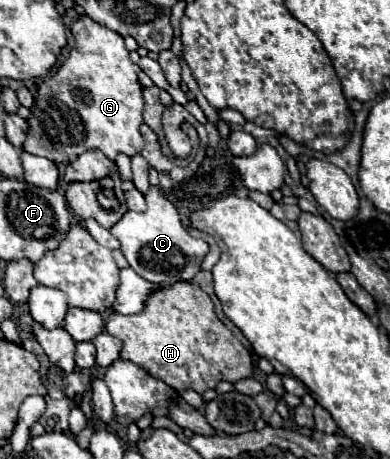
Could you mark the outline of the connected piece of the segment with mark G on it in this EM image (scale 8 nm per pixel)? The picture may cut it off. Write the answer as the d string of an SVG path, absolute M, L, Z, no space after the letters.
M81 16L73 26L71 32L75 36L75 48L71 50L65 64L59 68L59 72L45 82L41 82L37 90L37 98L31 106L31 118L29 122L29 134L23 150L45 156L57 164L67 164L79 154L87 150L101 150L109 160L115 160L119 154L127 154L133 158L141 146L143 138L139 134L139 126L143 124L141 112L143 112L143 94L141 84L137 80L139 66L129 60L129 52L123 44L123 38L109 28L97 24L89 16Z

